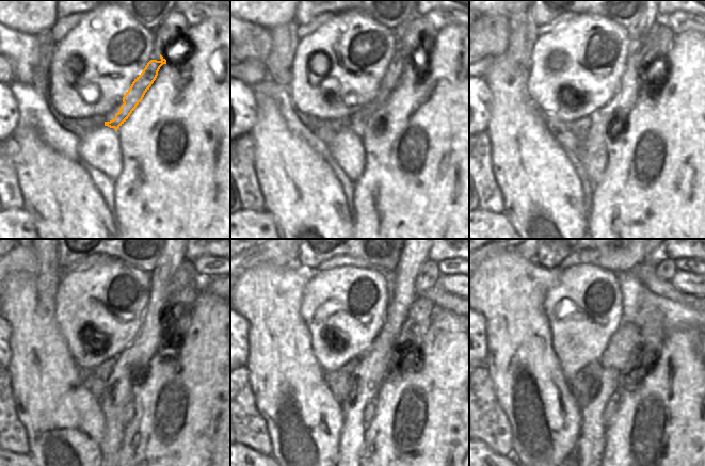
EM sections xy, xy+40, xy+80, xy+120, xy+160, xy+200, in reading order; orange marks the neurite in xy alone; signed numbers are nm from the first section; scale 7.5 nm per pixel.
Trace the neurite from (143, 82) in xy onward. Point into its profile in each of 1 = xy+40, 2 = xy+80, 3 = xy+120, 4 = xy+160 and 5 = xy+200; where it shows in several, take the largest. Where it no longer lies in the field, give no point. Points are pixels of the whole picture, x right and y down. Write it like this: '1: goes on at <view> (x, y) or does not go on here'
1: goes on at xy+40 (357, 121)
2: goes on at xy+80 (613, 115)
3: goes on at xy+120 (138, 355)
4: goes on at xy+160 (379, 356)
5: goes on at xy+200 (590, 450)

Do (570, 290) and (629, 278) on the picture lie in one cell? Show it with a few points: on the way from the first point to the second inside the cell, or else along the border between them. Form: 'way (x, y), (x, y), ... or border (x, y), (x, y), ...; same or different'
border (617, 274), (623, 305); different

